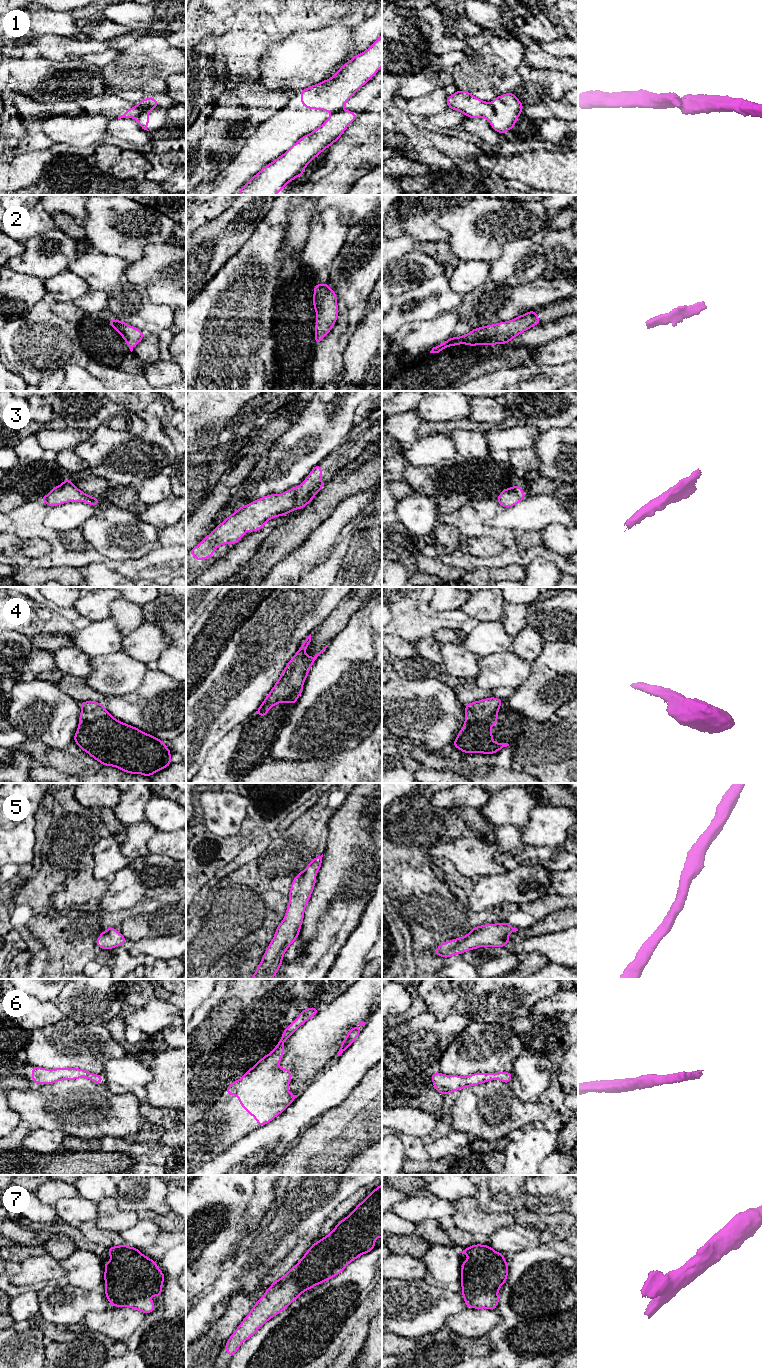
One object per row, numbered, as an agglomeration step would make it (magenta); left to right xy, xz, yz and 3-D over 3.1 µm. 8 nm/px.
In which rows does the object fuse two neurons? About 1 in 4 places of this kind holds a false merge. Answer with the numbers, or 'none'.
1

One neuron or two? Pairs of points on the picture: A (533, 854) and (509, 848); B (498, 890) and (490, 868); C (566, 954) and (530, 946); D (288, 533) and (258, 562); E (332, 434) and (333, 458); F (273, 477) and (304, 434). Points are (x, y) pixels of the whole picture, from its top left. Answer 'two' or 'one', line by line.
A: two
B: two
C: one
D: one
E: two
F: one

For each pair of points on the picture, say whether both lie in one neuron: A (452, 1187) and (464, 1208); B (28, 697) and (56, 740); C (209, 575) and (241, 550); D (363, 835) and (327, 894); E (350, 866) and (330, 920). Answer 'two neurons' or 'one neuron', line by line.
A: two neurons
B: one neuron
C: one neuron
D: one neuron
E: two neurons

